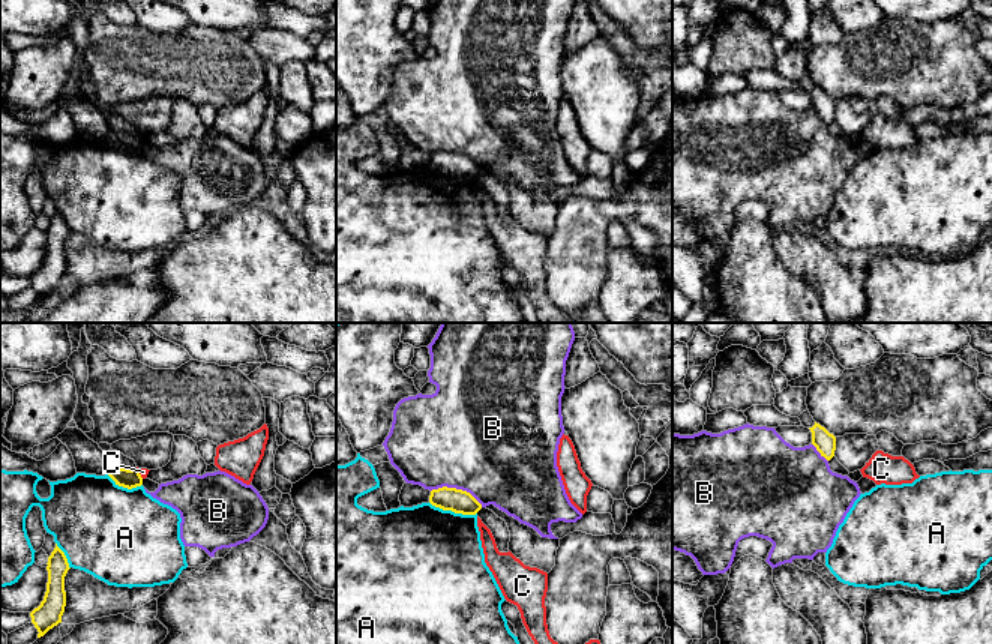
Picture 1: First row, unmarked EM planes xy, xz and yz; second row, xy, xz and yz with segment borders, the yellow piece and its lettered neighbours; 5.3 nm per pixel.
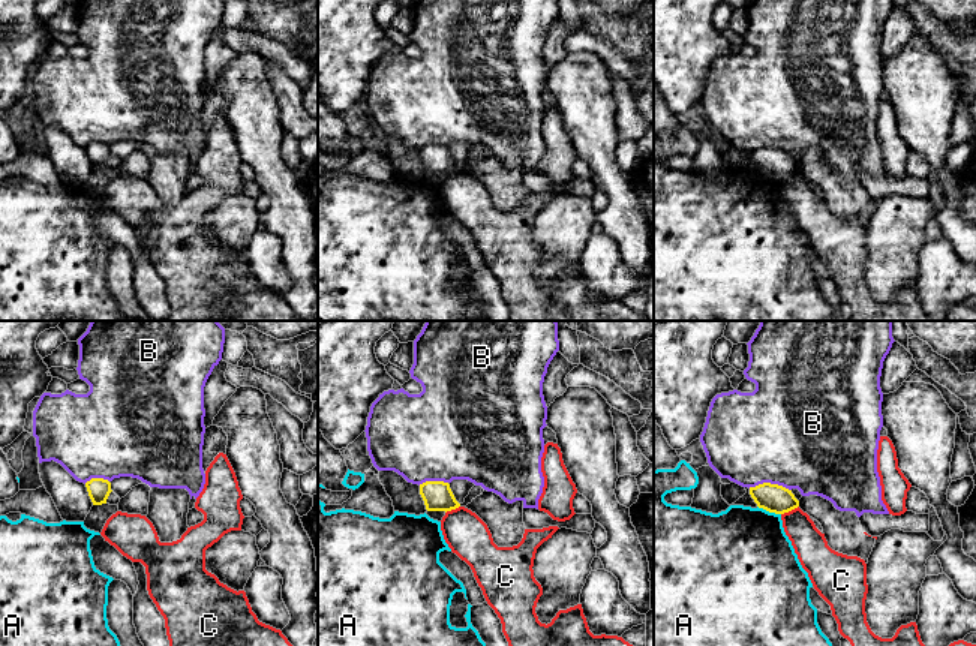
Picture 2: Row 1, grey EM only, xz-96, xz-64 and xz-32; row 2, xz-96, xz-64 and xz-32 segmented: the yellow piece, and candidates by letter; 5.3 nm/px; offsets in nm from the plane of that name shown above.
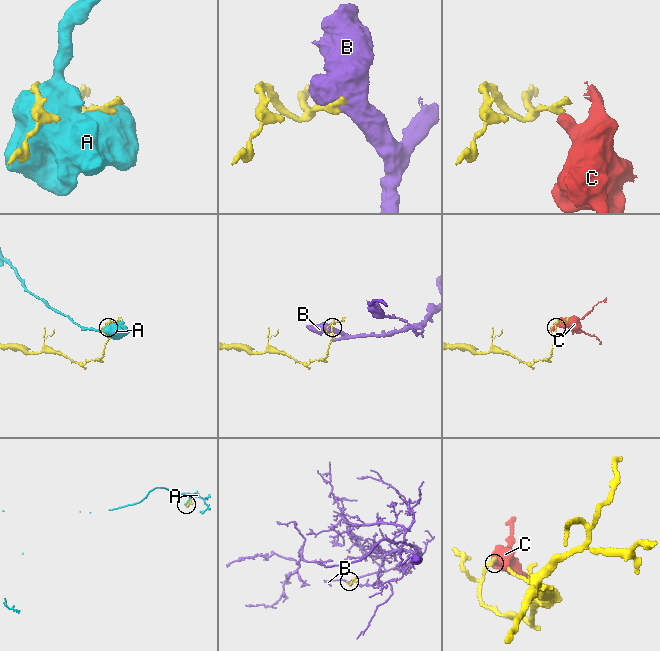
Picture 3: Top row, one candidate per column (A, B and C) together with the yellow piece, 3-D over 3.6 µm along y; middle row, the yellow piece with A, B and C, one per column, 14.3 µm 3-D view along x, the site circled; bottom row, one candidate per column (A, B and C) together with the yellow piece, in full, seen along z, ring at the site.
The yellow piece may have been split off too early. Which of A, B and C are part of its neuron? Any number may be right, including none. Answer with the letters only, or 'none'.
none

